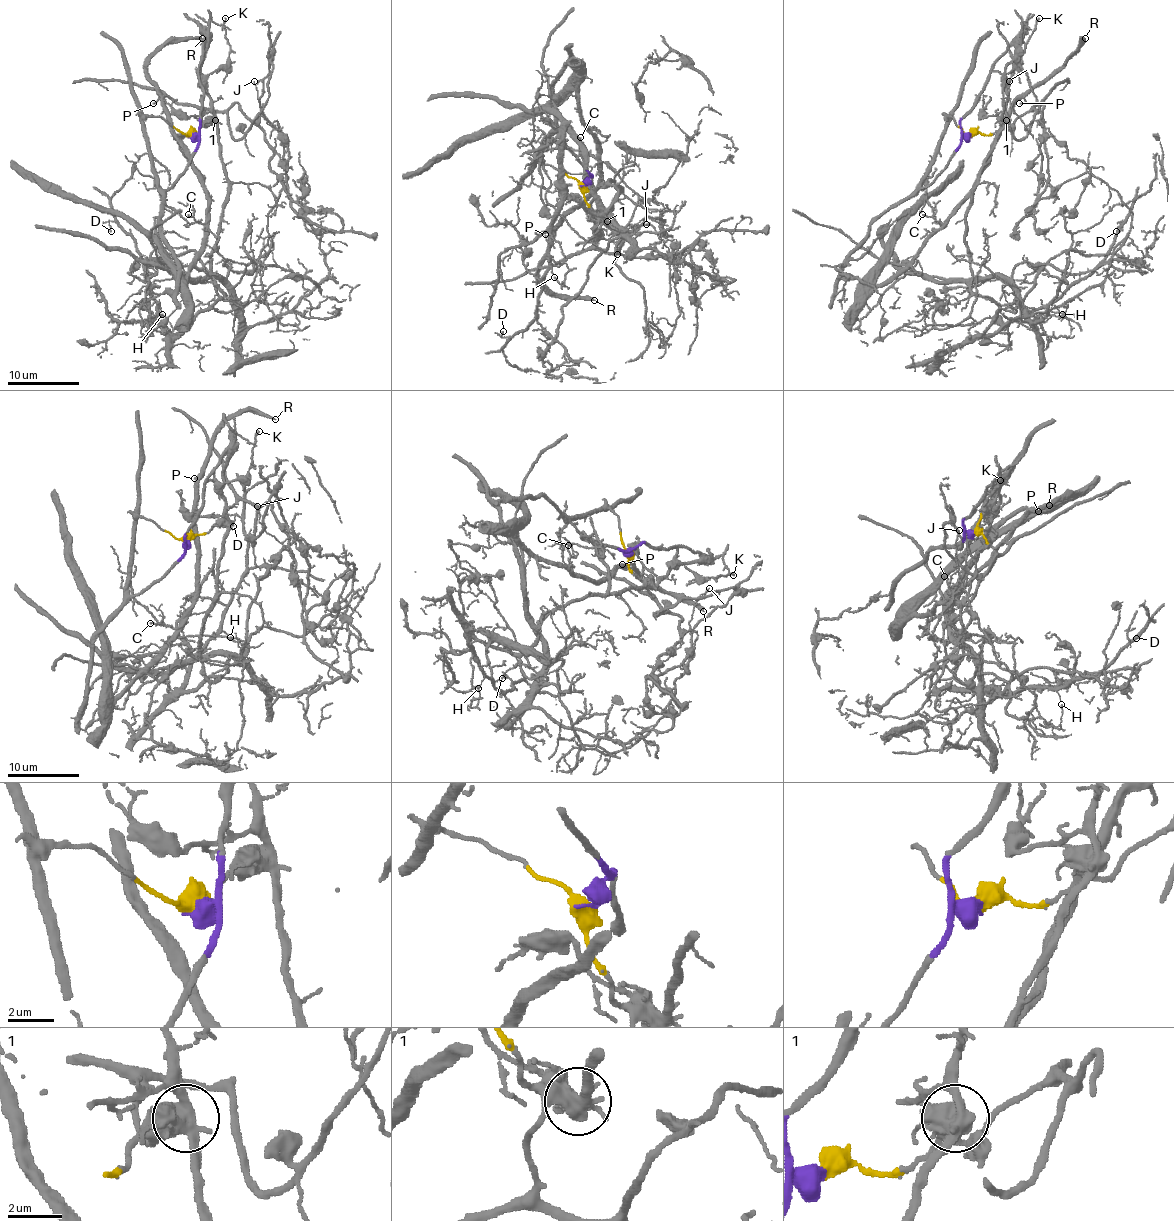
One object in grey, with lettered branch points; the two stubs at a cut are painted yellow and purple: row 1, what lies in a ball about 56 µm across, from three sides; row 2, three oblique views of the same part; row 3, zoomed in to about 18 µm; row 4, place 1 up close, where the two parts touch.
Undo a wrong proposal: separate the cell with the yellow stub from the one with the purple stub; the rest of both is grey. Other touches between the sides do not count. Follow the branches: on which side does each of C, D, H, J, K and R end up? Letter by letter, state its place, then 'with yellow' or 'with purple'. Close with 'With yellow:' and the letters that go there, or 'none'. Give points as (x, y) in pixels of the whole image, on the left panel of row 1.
C: place (188, 214); with purple
D: place (111, 231); with purple
H: place (162, 314); with purple
J: place (254, 81); with yellow
K: place (225, 18); with purple
R: place (202, 38); with purple
With yellow: J

